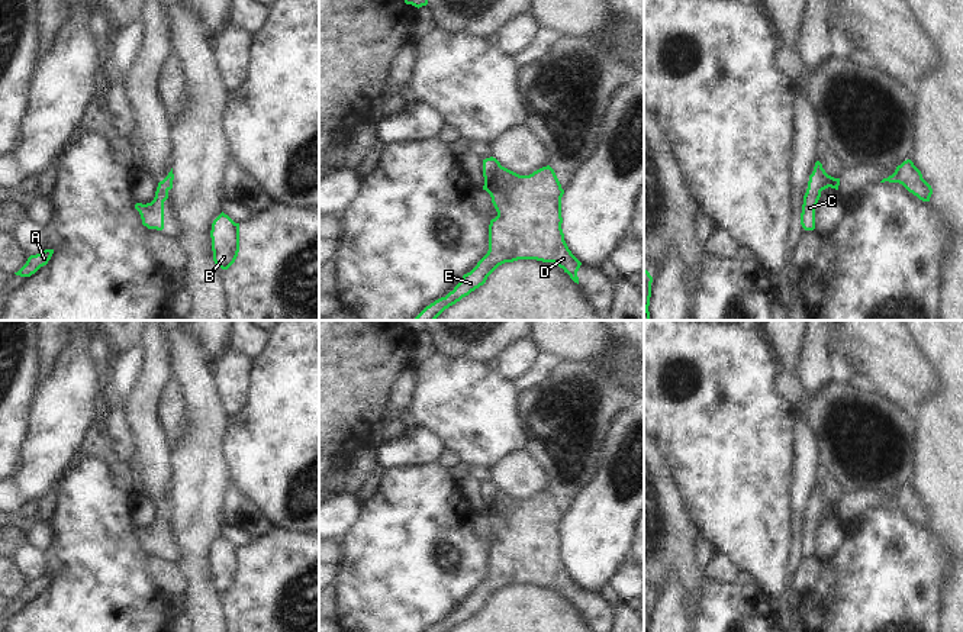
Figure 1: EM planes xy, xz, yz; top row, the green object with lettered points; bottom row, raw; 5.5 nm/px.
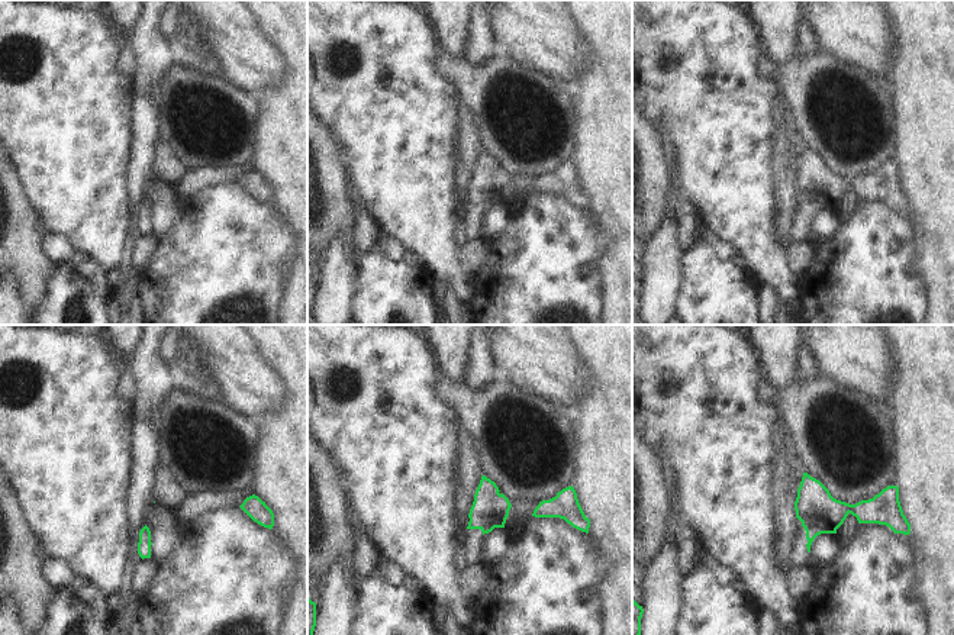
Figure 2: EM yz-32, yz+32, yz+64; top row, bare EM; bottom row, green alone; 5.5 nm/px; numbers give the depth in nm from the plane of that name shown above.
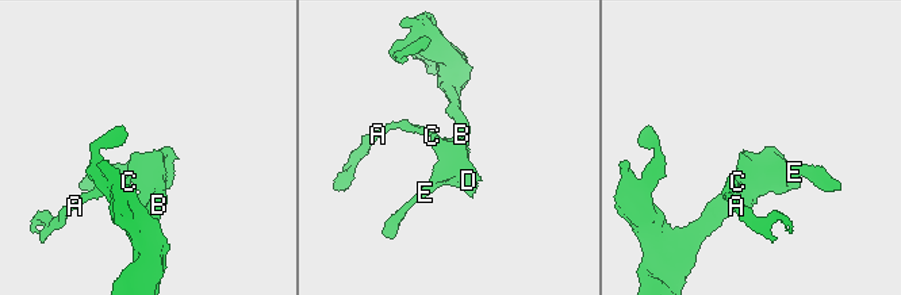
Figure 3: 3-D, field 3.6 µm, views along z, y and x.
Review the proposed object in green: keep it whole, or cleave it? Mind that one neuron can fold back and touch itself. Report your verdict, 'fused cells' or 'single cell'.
single cell

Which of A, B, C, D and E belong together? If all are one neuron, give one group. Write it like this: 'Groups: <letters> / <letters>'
Groups: A B C D E

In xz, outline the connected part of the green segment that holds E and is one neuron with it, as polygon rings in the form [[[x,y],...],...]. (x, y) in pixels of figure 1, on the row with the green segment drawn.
[[[490,157],[483,159],[483,177],[483,190],[490,194],[497,212],[489,225],[489,251],[452,291],[426,306],[413,320],[435,320],[445,309],[483,286],[499,265],[518,259],[554,262],[579,284],[582,262],[564,241],[564,190],[554,170],[547,165],[529,175],[519,175]]]

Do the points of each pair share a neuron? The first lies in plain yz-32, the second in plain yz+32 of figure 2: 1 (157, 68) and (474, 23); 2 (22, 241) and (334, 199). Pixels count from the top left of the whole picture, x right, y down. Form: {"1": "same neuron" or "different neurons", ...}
{"1": "same neuron", "2": "same neuron"}

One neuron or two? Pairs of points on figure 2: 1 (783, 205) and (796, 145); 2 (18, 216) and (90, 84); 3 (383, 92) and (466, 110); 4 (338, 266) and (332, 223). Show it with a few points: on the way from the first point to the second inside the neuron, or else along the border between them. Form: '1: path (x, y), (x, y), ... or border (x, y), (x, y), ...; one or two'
1: border (789, 145), (786, 179), (793, 181); two
2: border (15, 168), (22, 193), (38, 219); two
3: border (461, 102), (458, 106), (455, 142); two
4: border (334, 241), (341, 247), (354, 270); two

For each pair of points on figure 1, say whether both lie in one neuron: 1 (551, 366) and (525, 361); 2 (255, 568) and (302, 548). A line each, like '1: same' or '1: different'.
1: different
2: same

